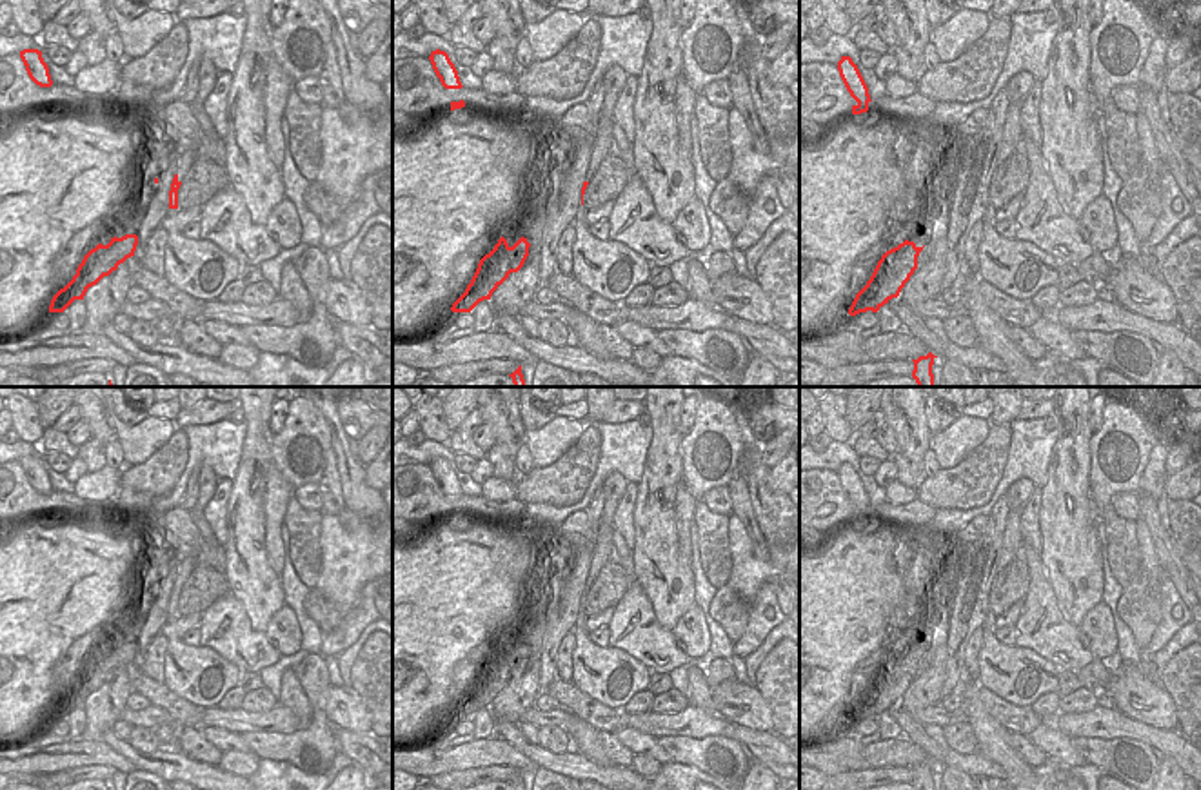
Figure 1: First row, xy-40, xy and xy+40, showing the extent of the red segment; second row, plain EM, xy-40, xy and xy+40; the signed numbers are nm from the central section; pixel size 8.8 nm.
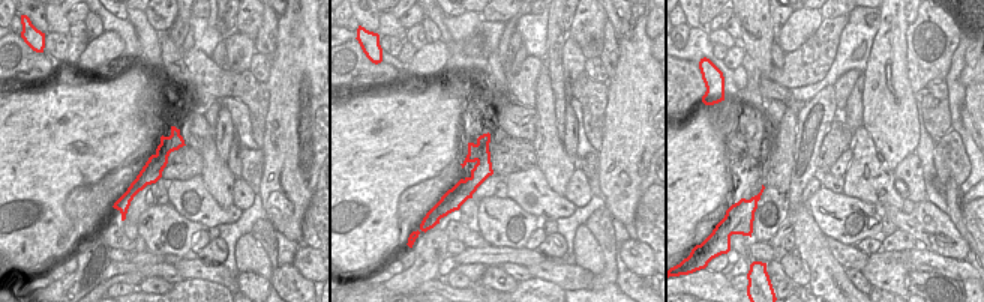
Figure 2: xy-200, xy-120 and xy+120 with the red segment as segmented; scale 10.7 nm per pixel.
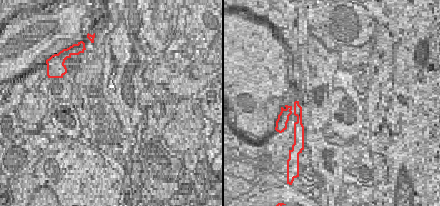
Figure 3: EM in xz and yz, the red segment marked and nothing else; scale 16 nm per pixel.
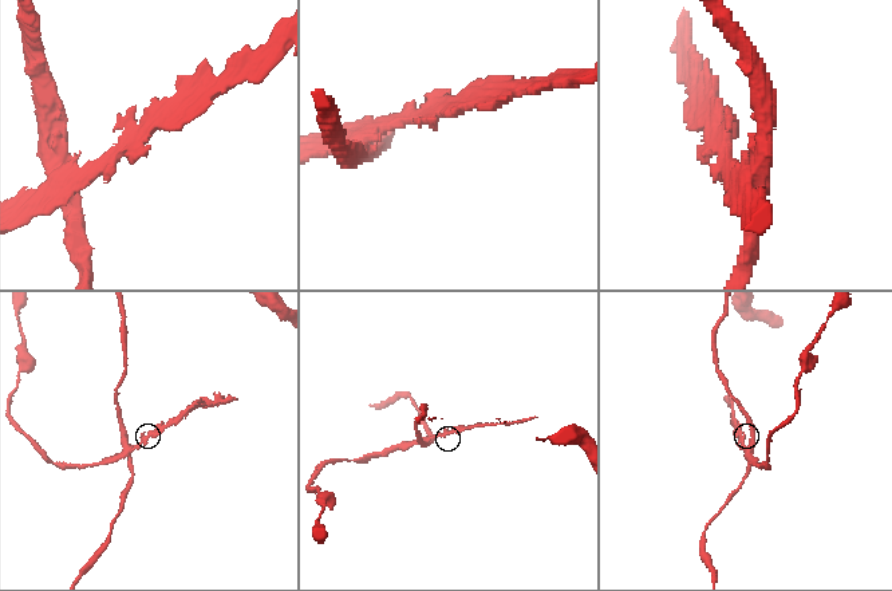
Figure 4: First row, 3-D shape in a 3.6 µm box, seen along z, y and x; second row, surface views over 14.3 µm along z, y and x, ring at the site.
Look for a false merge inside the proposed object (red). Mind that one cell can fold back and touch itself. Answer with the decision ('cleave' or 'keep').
cleave

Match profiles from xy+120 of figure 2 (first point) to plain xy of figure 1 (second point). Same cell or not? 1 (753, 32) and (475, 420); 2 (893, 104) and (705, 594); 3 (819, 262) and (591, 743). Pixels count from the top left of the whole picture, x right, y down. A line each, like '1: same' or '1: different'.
1: different
2: different
3: same

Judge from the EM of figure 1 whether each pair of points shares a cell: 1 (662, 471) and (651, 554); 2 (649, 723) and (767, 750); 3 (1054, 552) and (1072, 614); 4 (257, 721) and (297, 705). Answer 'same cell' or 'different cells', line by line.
1: same cell
2: same cell
3: same cell
4: different cells

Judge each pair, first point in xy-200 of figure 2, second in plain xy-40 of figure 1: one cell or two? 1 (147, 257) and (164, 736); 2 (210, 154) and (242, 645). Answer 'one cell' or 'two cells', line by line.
1: two cells
2: two cells

